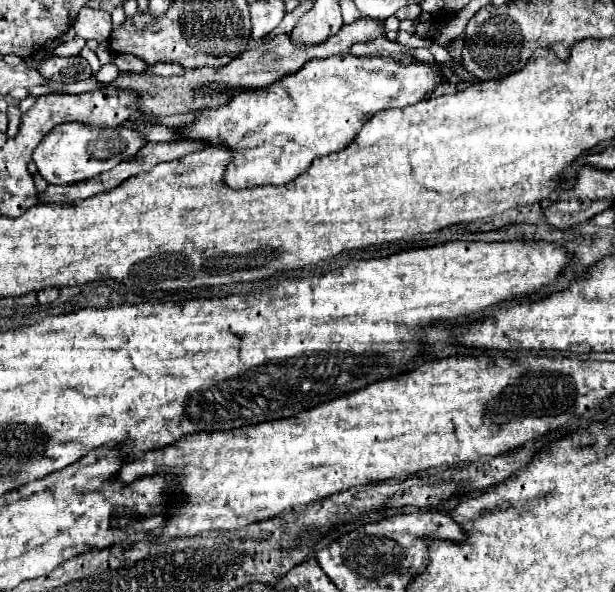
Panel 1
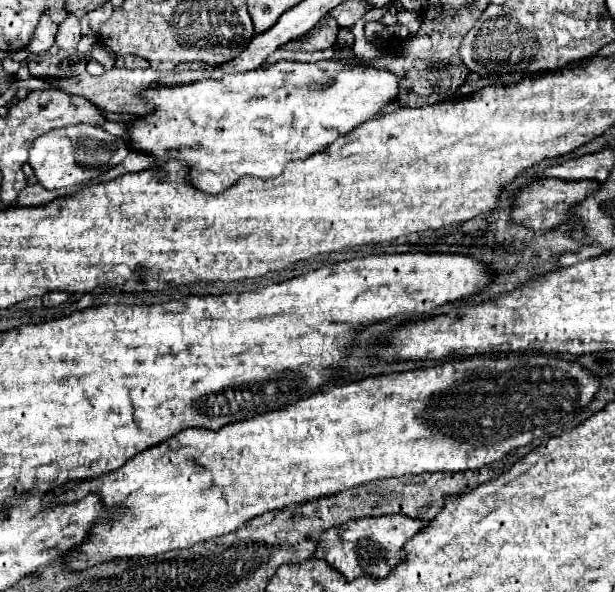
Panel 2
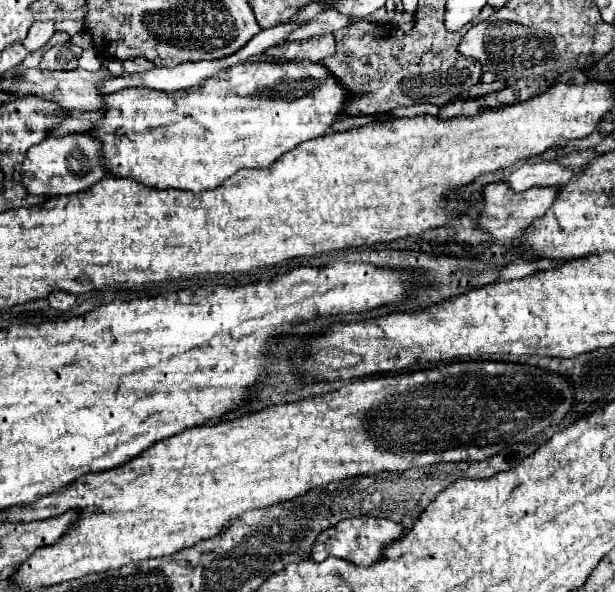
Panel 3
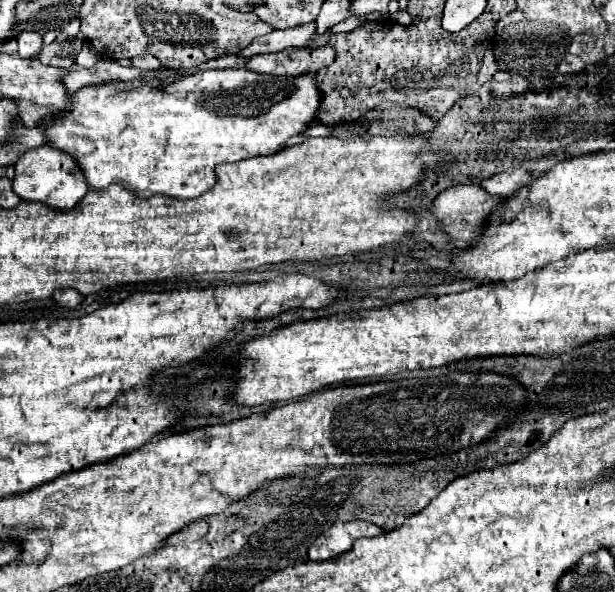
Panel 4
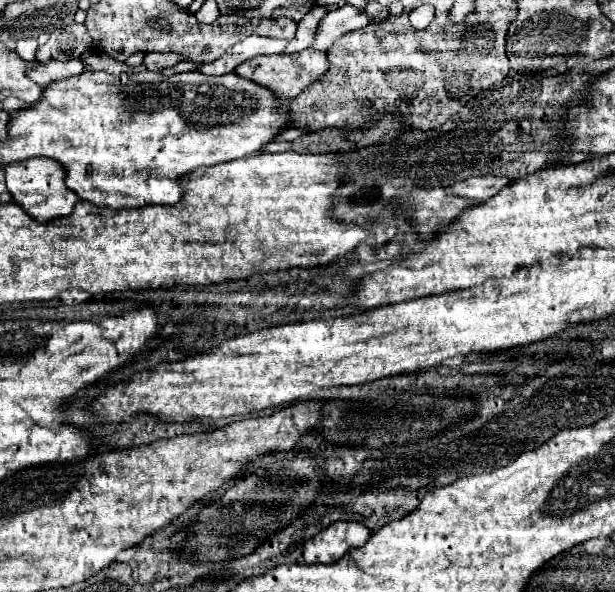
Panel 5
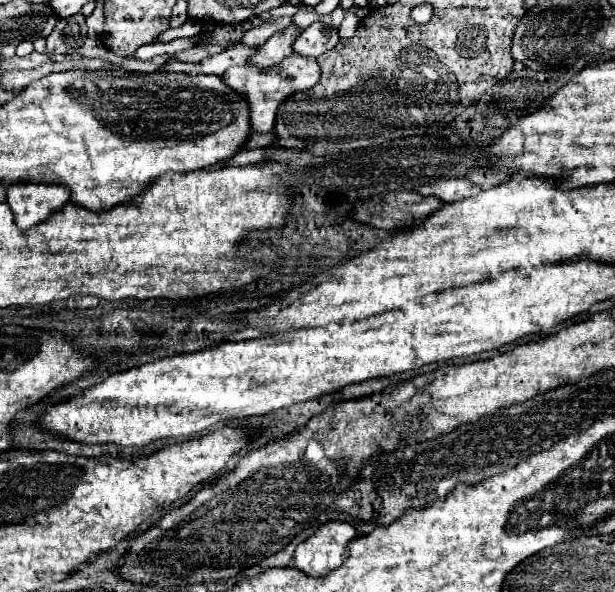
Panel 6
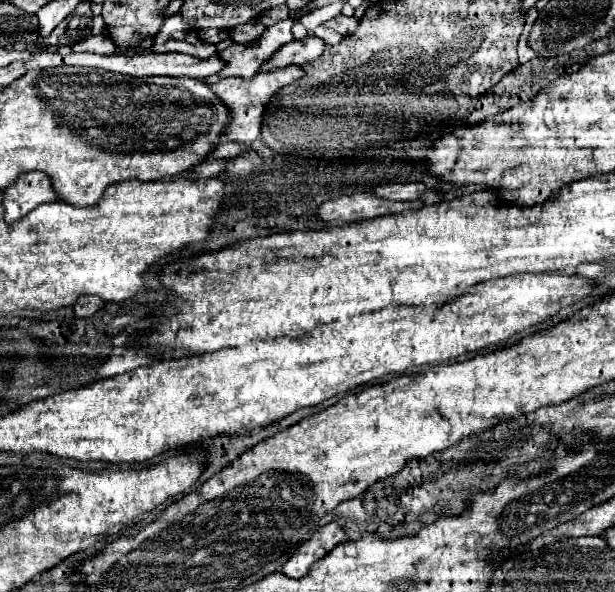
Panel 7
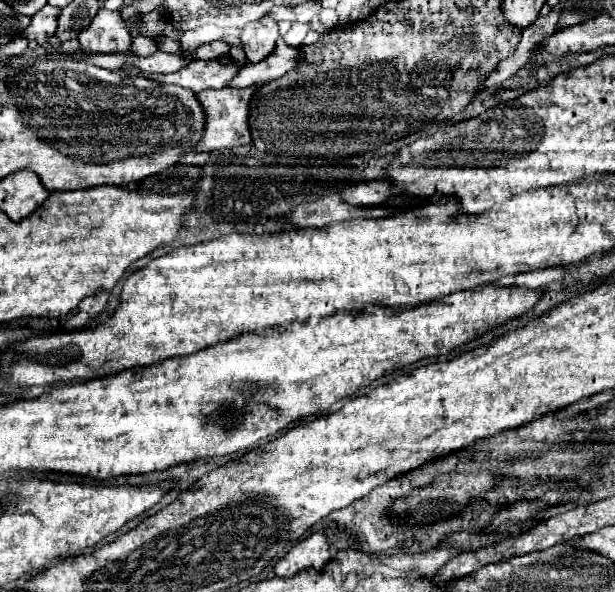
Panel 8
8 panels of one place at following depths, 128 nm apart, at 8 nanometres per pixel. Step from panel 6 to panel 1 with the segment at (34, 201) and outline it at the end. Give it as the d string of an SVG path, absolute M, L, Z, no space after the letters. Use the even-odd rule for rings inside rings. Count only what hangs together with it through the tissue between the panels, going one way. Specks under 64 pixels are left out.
M60 124L54 128L34 150L34 162L38 172L50 184L72 184L98 176L112 166L136 156L148 144L146 136L132 128L94 128L90 124Z

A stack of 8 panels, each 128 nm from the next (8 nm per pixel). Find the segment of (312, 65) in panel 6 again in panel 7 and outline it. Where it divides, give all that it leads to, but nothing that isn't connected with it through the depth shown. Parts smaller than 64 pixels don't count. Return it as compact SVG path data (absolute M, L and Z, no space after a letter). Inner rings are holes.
M290 64L290 66L284 66L284 68L272 70L272 72L260 72L258 76L252 76L250 80L244 80L244 78L222 78L216 84L212 84L214 92L218 94L218 98L226 100L226 104L230 104L230 108L234 112L234 120L230 122L230 132L226 132L226 136L222 136L222 142L232 140L232 142L250 146L260 136L264 110L266 110L270 98L274 98L282 88L294 84L296 80L300 80L304 76L306 76L306 72L300 66Z

